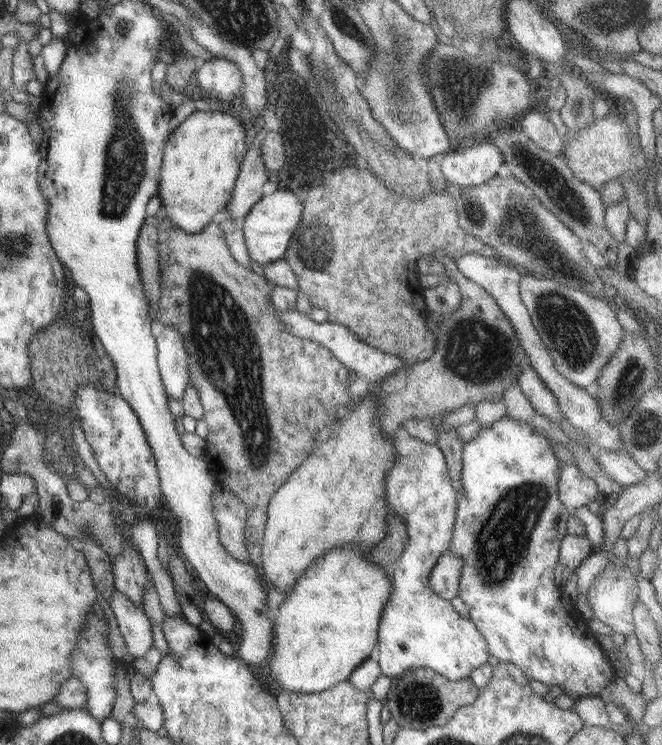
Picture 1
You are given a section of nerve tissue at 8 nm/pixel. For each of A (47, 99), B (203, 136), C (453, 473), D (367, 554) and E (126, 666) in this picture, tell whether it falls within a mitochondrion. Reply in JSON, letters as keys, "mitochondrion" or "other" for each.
{"A":"other","B":"other","C":"other","D":"other","E":"other"}

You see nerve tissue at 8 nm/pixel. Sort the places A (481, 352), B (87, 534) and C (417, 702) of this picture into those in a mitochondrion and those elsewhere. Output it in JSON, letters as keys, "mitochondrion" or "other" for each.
{"A":"mitochondrion","B":"other","C":"mitochondrion"}

